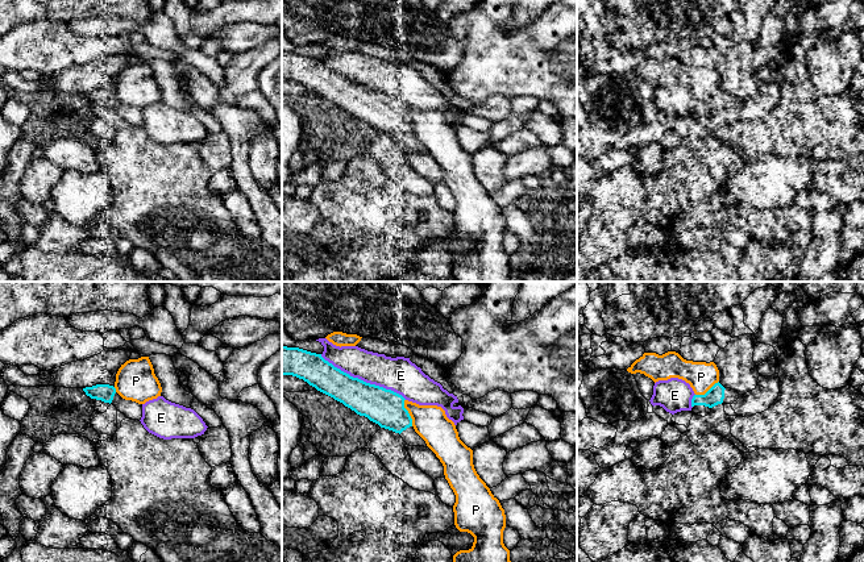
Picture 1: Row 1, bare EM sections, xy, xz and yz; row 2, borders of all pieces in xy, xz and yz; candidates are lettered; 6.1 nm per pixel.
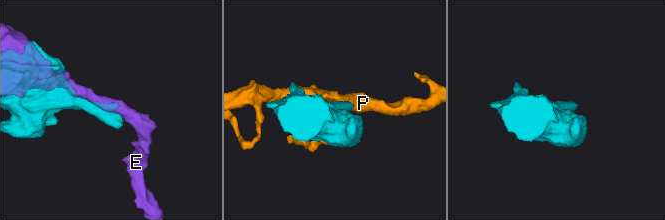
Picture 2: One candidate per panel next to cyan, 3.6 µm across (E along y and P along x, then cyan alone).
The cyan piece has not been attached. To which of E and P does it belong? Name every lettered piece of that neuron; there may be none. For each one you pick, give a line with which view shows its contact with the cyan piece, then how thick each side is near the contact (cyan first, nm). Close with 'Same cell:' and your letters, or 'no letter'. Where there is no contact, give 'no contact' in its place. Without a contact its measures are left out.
Same cell: no letter

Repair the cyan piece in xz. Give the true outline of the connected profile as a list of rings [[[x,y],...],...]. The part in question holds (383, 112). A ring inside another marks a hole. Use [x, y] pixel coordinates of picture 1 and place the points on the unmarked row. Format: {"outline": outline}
{"outline": [[[282,51],[282,80],[303,84],[381,133],[399,138],[410,151],[424,151],[404,113],[404,103],[391,95],[366,88],[335,72],[321,59]]]}

